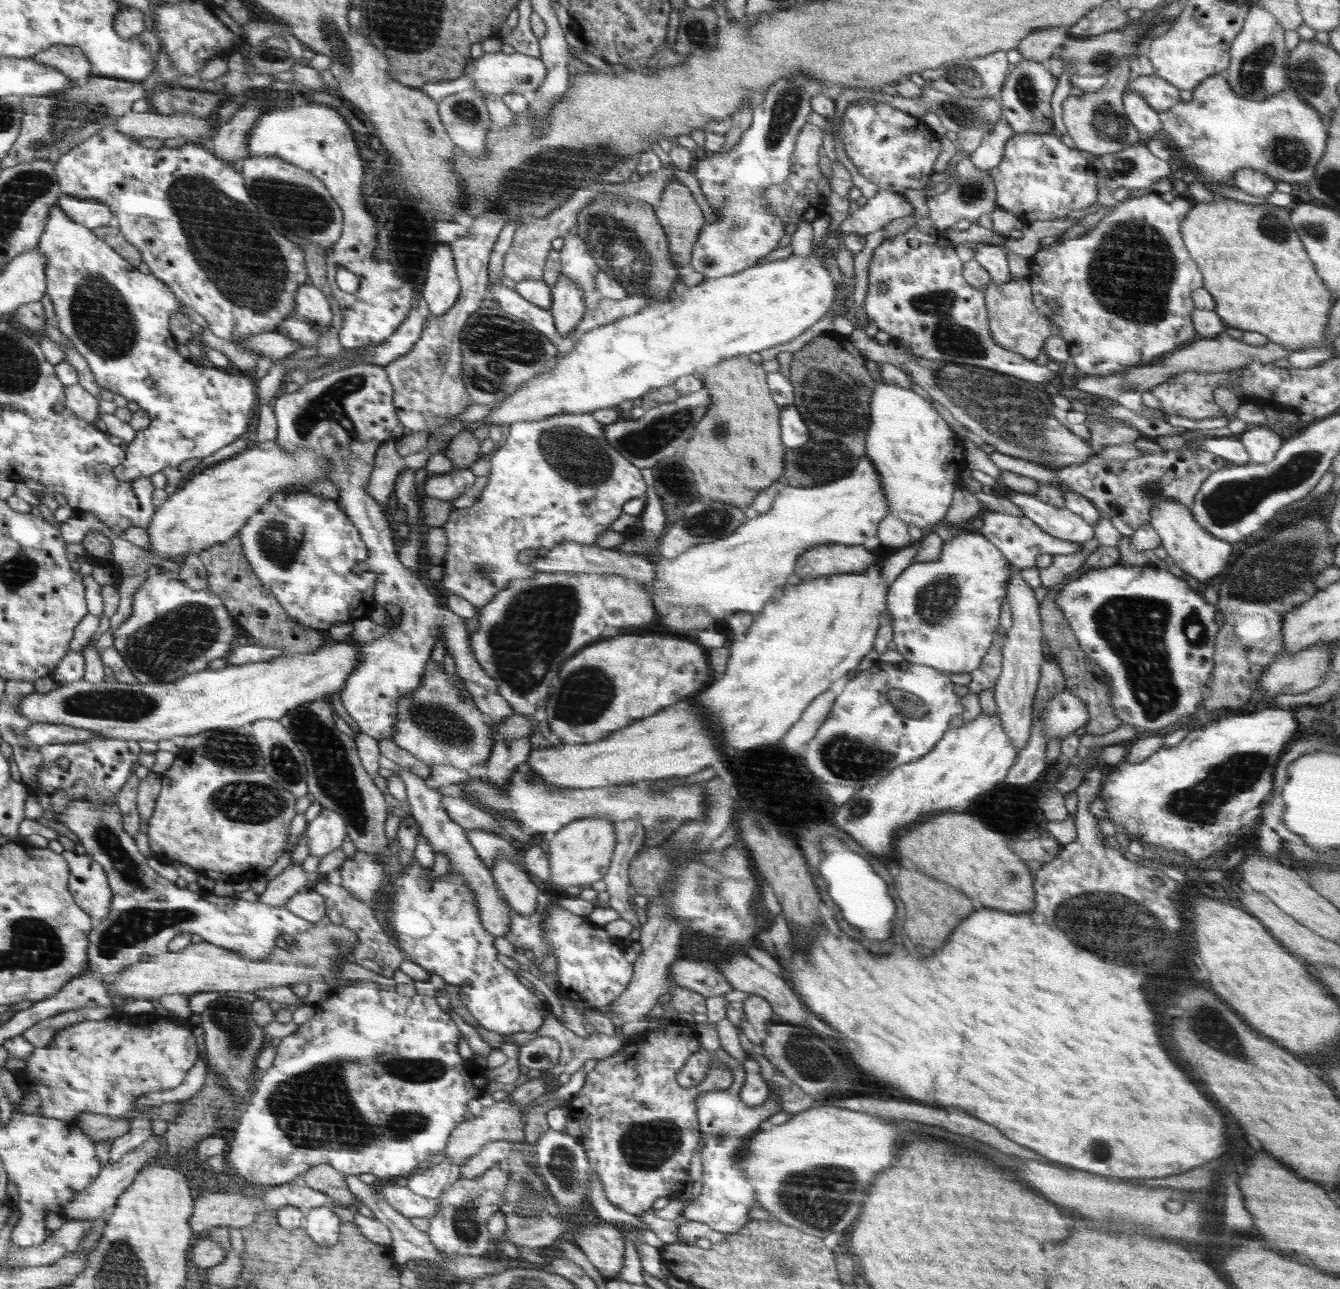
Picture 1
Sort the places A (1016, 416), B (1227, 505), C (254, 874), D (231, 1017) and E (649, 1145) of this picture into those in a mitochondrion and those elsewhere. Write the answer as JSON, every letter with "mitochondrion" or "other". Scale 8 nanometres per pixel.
{"A":"mitochondrion","B":"mitochondrion","C":"other","D":"mitochondrion","E":"mitochondrion"}

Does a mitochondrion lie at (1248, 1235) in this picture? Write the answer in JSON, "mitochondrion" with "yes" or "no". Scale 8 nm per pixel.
{"mitochondrion":"no"}

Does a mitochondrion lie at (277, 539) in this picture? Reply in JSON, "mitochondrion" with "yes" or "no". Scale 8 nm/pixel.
{"mitochondrion":"yes"}

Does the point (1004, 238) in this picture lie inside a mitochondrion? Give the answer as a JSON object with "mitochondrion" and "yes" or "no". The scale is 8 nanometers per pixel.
{"mitochondrion":"no"}

